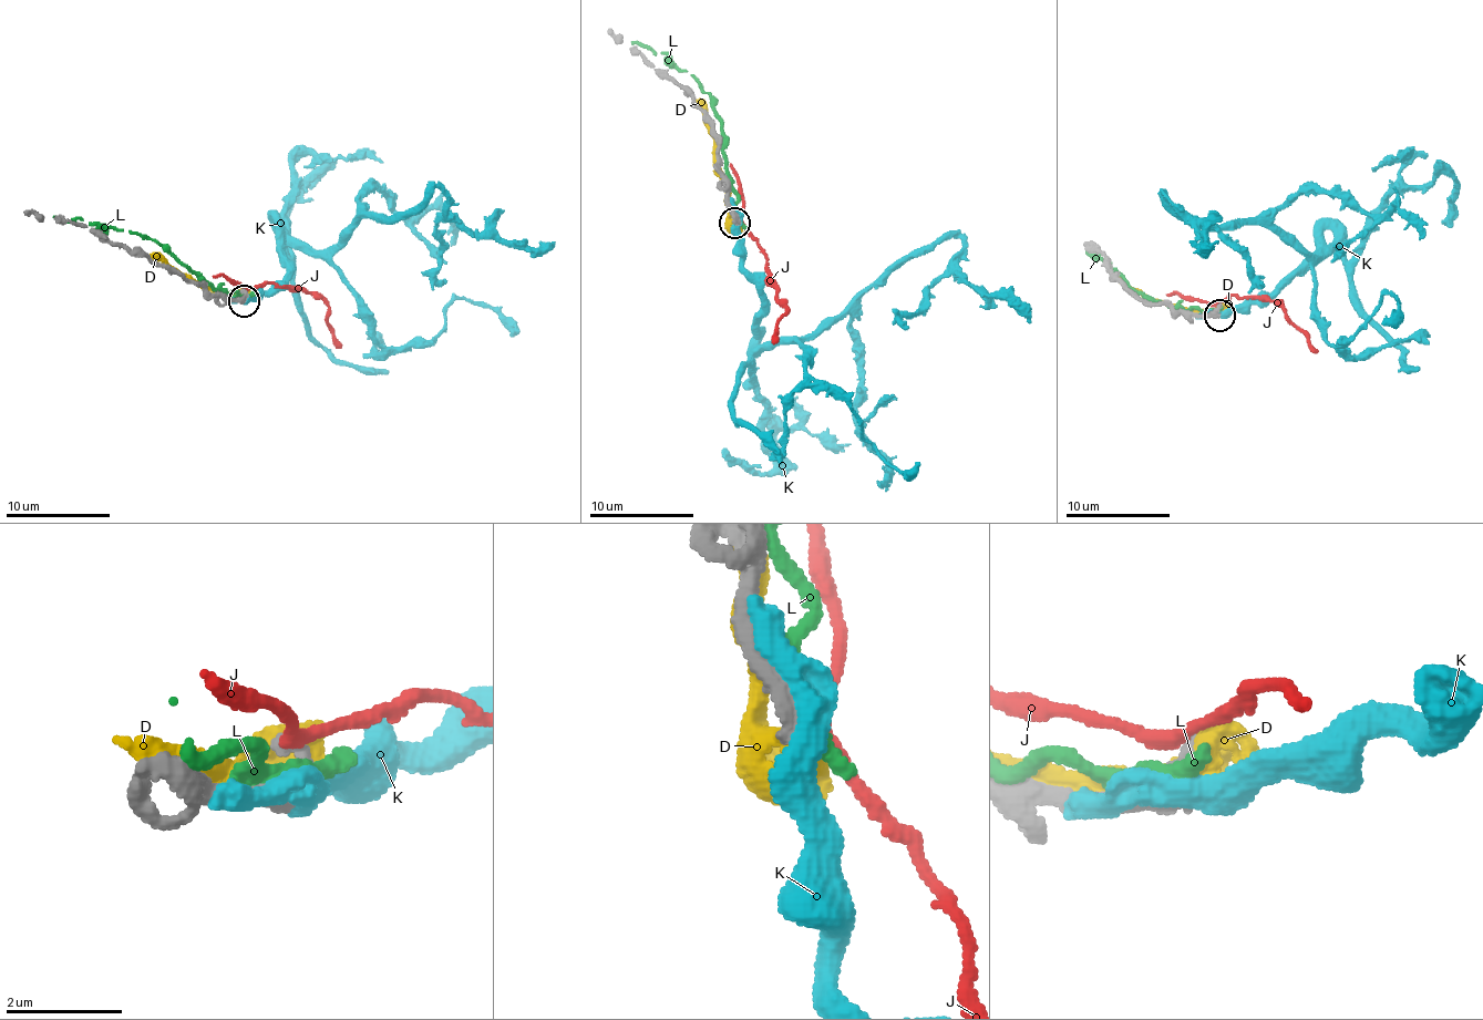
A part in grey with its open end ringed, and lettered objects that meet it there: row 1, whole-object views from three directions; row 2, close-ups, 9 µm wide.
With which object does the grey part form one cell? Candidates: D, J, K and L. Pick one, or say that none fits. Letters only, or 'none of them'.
none of them

